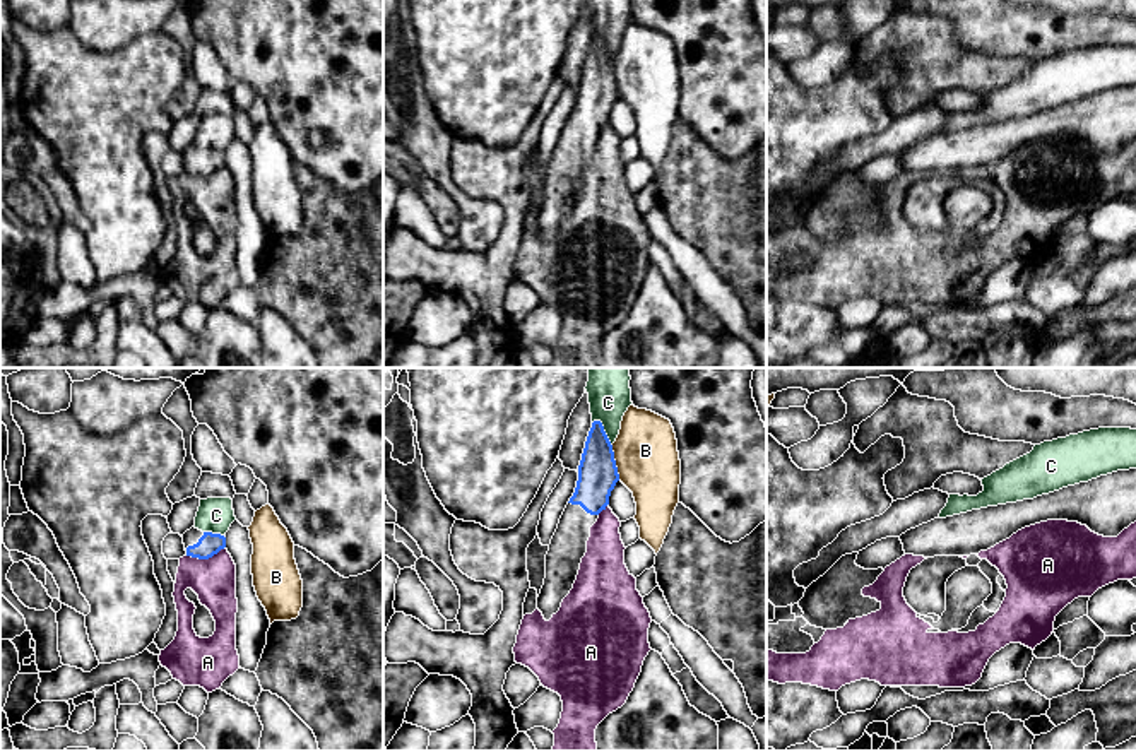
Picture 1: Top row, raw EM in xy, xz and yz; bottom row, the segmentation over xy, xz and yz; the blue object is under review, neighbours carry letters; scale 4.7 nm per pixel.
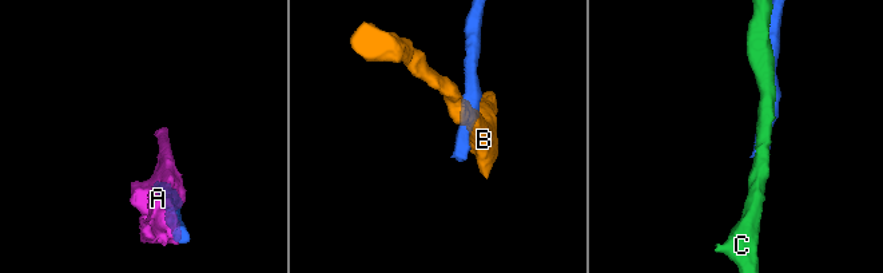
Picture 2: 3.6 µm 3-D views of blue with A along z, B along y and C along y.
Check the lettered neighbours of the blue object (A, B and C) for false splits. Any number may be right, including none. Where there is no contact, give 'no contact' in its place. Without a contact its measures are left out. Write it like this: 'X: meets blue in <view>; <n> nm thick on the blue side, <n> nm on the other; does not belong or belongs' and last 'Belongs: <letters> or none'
A: meets blue in xy; 110 nm thick on the blue side, 200 nm on the other; does not belong
B: meets blue in xz; 190 nm thick on the blue side, 300 nm on the other; does not belong
C: meets blue in xz; 190 nm thick on the blue side, 200 nm on the other; does not belong
Belongs: none

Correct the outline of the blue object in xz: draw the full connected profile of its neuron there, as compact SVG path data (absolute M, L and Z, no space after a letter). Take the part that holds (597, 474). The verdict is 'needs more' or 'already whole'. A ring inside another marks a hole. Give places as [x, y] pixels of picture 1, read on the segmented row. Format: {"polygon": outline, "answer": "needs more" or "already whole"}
{"polygon": "M601 421L589 431L578 481L546 554L546 578L537 597L537 609L549 621L573 588L582 558L587 553L590 527L609 505L611 491L619 481L612 445Z", "answer": "needs more"}

